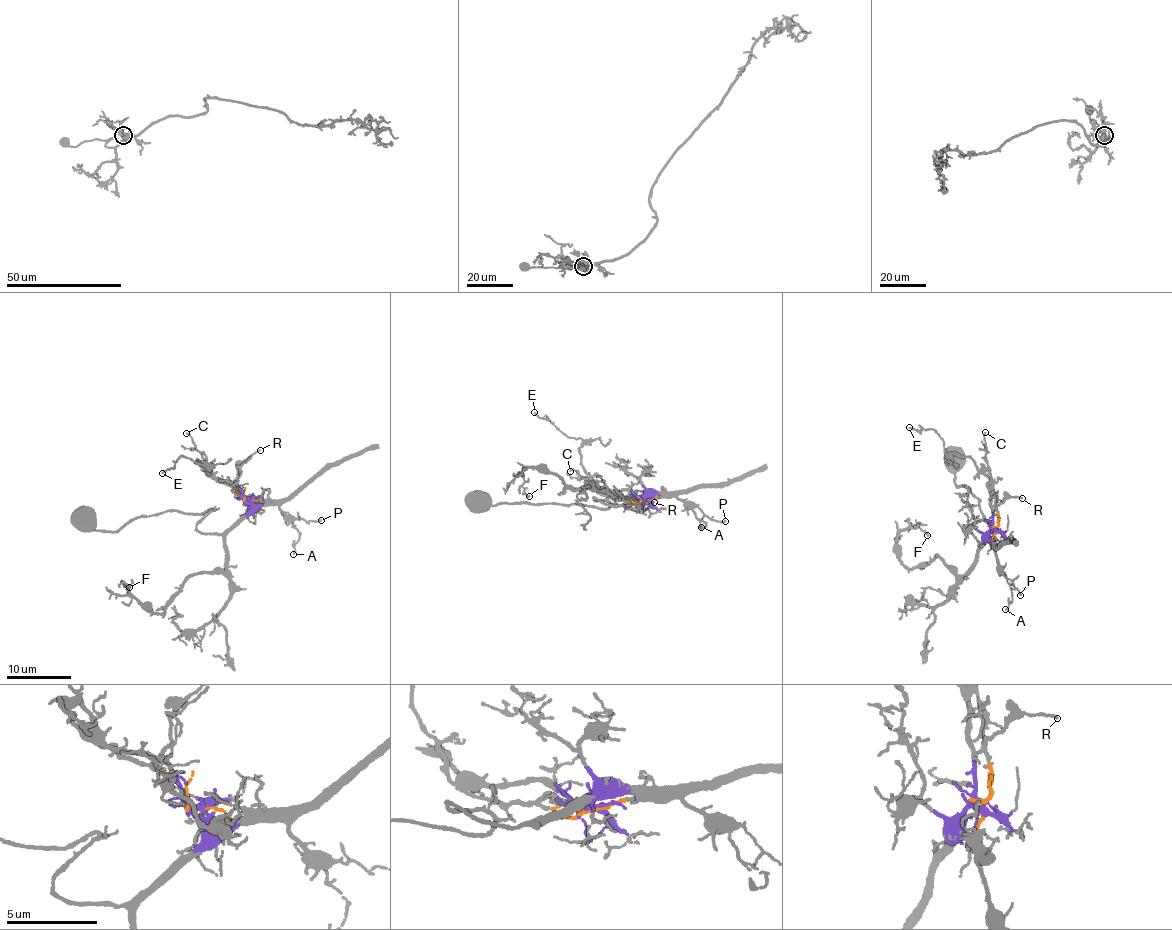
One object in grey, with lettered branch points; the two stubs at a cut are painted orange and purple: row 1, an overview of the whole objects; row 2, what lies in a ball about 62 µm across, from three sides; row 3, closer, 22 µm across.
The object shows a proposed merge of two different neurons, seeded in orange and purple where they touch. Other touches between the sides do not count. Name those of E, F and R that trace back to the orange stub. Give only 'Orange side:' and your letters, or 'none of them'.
Orange side: E, R

